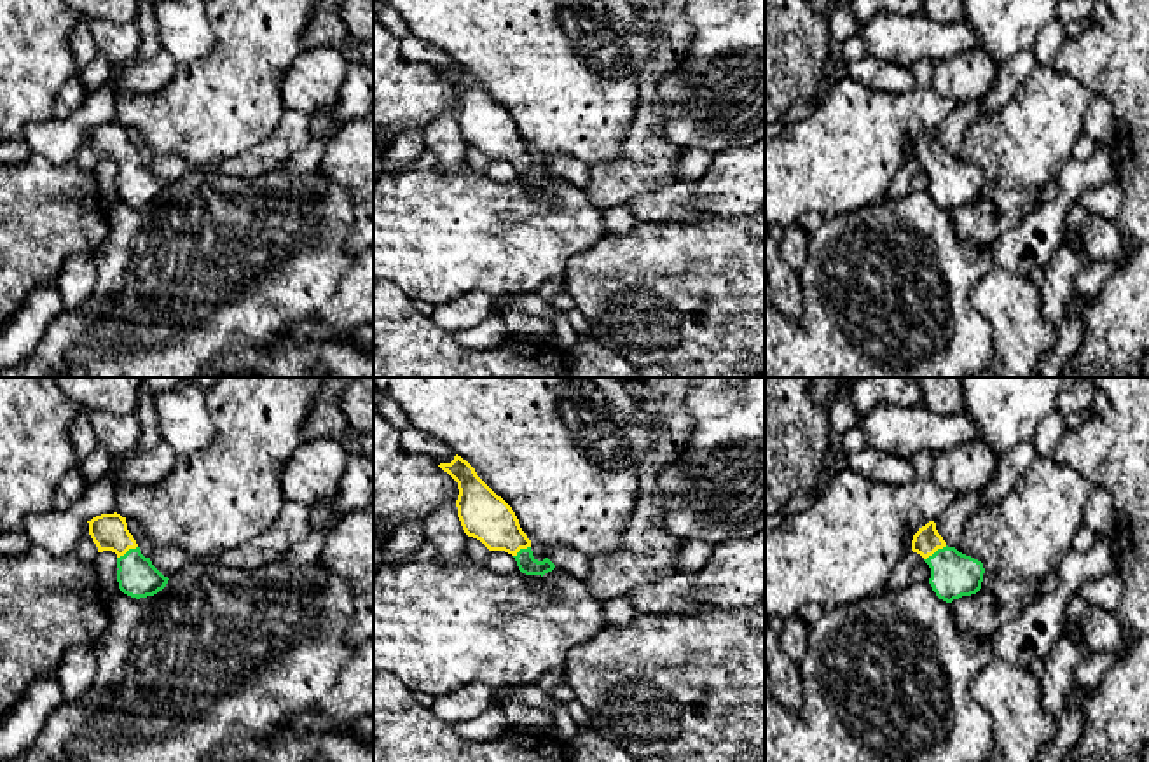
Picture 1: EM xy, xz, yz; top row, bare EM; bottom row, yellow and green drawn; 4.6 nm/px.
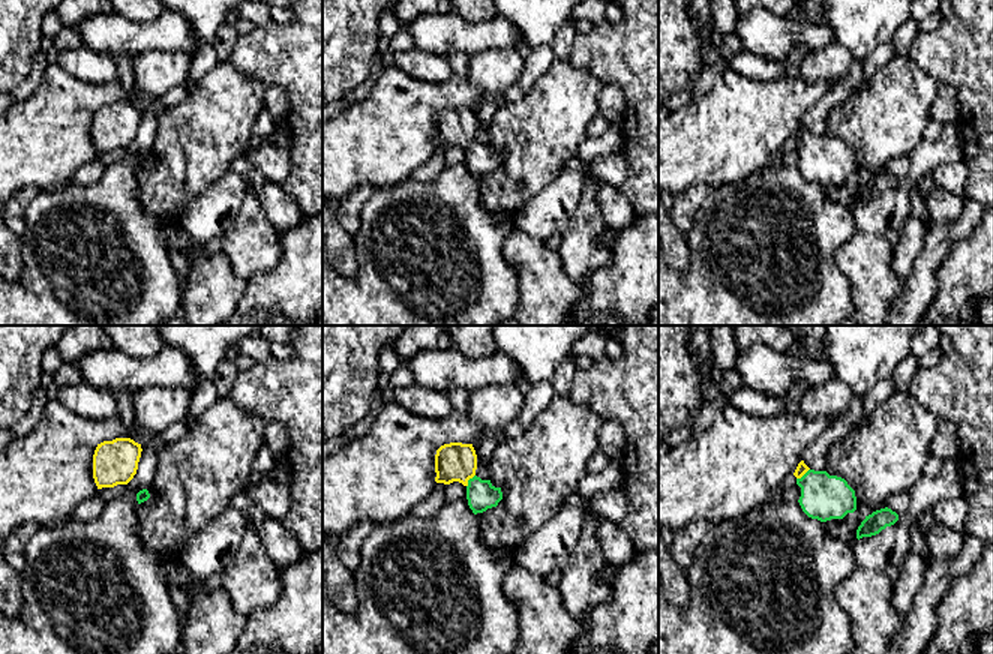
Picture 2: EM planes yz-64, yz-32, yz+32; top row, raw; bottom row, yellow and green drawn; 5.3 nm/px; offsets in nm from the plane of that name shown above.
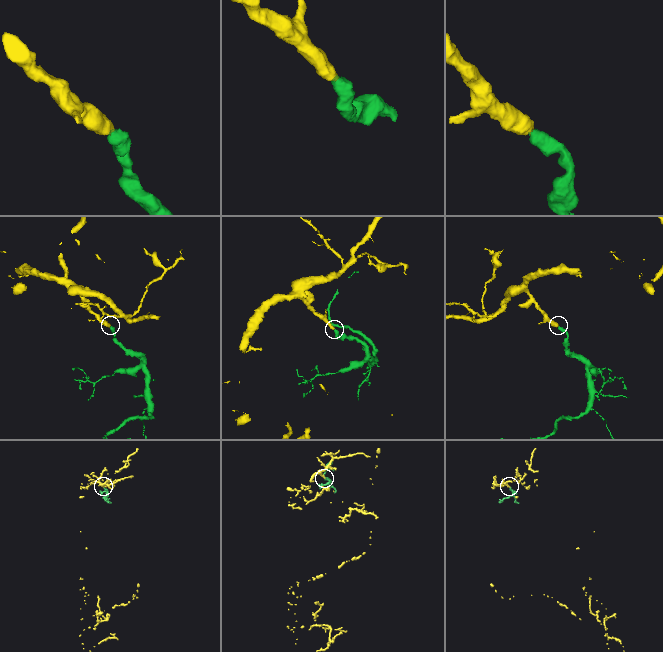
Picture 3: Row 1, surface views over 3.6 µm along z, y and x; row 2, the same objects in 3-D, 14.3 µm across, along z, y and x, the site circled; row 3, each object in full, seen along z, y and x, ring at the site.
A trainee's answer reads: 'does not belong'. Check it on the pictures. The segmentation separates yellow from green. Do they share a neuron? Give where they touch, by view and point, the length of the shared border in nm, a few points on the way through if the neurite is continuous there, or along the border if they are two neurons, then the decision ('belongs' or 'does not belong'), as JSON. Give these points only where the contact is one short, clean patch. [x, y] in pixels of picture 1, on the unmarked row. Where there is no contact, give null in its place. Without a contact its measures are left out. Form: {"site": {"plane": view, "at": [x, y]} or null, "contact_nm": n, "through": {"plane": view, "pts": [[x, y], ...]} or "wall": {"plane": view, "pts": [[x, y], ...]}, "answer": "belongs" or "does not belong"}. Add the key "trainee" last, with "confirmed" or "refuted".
{"site": {"plane": "yz", "at": [935, 159]}, "contact_nm": 130, "through": {"plane": "yz", "pts": [[926, 149], [935, 159], [952, 182]]}, "answer": "belongs", "trainee": "refuted"}

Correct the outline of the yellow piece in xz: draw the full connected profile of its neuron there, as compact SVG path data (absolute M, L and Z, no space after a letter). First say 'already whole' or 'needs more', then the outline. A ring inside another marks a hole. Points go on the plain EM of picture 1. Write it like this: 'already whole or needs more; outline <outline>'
needs more; outline M456 63L451 72L438 75L458 91L458 126L468 145L480 149L489 159L512 163L526 184L543 185L555 177L548 166L538 170L533 164L531 149L512 115L477 84L466 68Z

